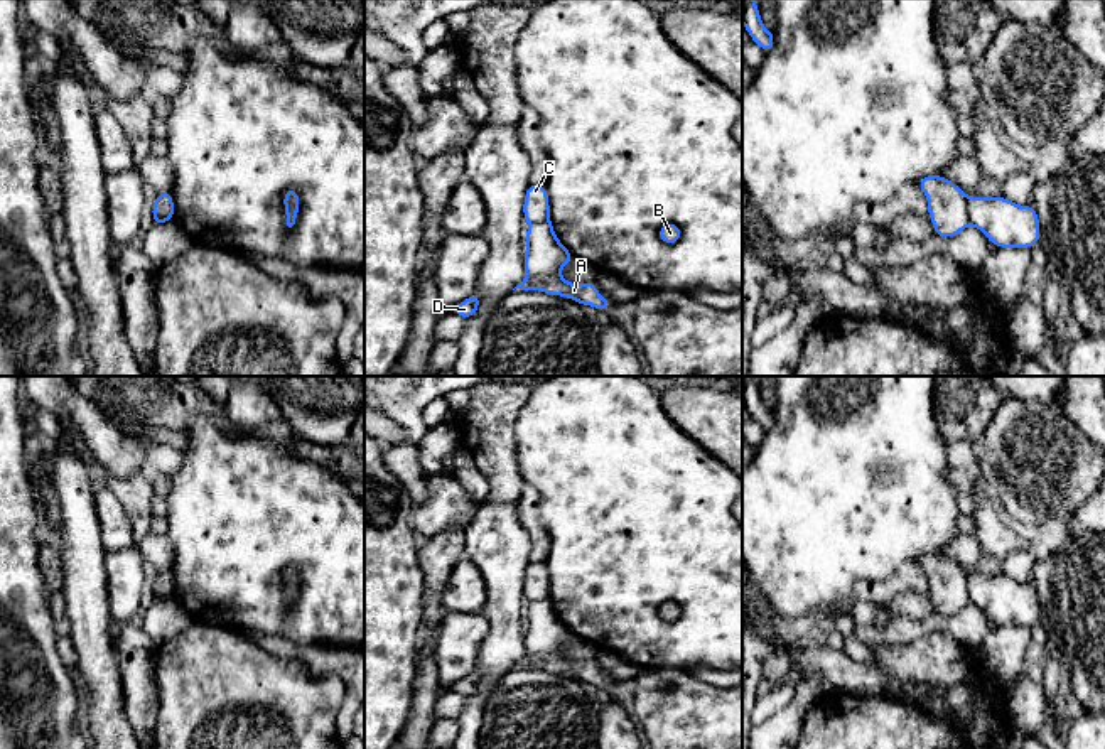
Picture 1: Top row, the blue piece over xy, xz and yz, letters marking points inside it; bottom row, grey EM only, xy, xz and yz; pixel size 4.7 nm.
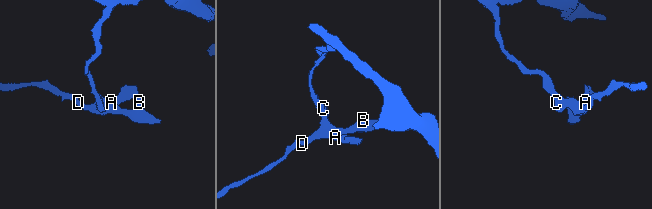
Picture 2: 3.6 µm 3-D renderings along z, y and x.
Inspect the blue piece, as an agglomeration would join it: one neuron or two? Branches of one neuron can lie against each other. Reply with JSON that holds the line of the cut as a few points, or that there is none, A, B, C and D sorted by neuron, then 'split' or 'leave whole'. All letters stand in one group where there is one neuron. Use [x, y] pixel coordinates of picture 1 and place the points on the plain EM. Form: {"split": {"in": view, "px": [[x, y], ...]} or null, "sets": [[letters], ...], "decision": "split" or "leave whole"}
{"split": {"in": "yz", "px": [[965, 577], [970, 601]]}, "sets": [["A", "B", "D"], ["C"]], "decision": "split"}

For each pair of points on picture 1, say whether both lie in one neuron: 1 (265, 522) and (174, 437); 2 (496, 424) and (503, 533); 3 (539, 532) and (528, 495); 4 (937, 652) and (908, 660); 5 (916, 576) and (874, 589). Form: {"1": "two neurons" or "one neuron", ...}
{"1": "two neurons", "2": "two neurons", "3": "one neuron", "4": "one neuron", "5": "one neuron"}

